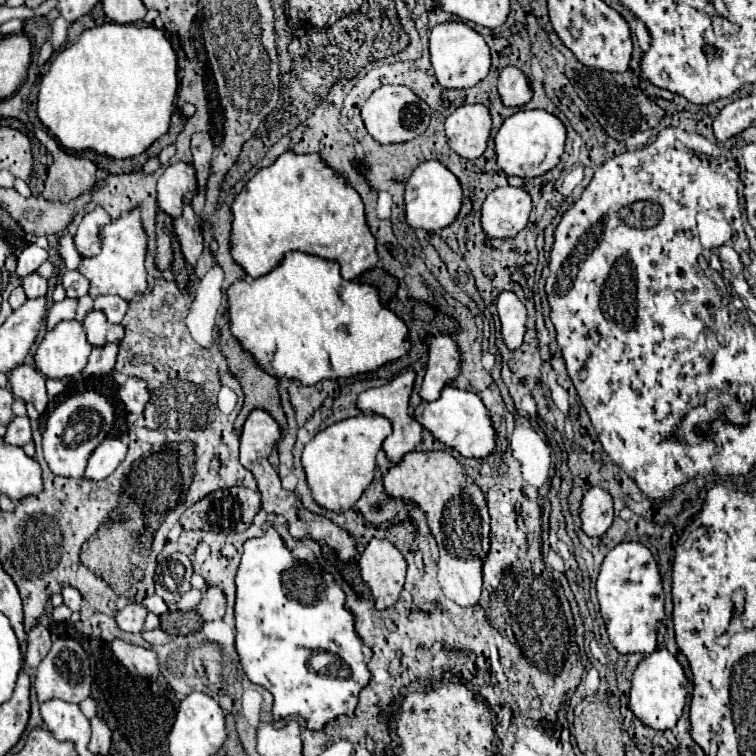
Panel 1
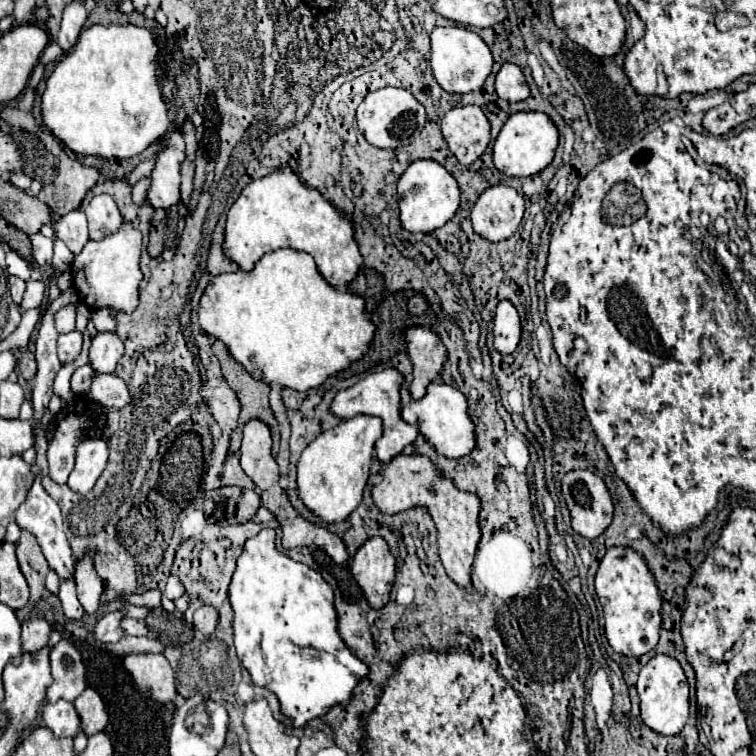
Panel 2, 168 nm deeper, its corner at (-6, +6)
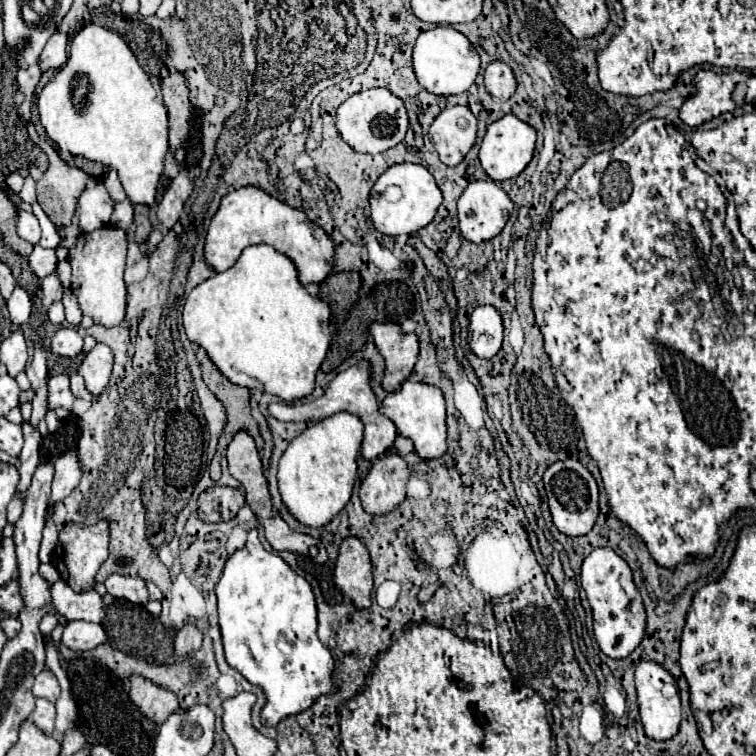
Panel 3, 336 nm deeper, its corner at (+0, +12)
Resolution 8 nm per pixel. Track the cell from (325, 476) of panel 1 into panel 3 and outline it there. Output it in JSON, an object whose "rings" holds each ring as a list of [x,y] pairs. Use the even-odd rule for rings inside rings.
{"rings":[[[337,412],[325,420],[315,422],[293,438],[279,460],[277,482],[279,494],[293,518],[303,526],[327,526],[349,502],[357,478],[357,454],[363,440],[363,424],[355,414]]]}

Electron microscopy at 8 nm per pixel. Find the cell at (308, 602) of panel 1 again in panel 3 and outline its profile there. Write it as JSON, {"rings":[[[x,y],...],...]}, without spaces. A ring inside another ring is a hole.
{"rings":[[[249,530],[245,548],[229,556],[223,576],[215,586],[215,594],[227,664],[239,670],[251,684],[263,688],[267,702],[261,710],[261,722],[265,726],[277,726],[283,718],[303,712],[319,696],[329,694],[329,680],[335,662],[329,650],[317,638],[317,608],[311,584],[295,574],[279,556],[267,552],[257,538],[257,530]]]}

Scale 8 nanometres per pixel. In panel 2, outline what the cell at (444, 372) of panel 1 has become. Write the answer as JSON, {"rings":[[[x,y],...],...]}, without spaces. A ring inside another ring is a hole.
{"rings":[[[409,328],[407,334],[407,352],[413,362],[413,400],[421,400],[427,394],[427,386],[441,376],[447,362],[447,348],[441,338],[429,328]]]}

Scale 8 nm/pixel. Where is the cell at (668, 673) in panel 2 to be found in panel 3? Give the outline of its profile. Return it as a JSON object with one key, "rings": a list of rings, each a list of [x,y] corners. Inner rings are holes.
{"rings":[[[641,662],[635,668],[635,686],[637,686],[637,702],[643,730],[653,740],[669,740],[677,734],[681,722],[681,700],[679,690],[673,676],[659,666],[657,662]]]}

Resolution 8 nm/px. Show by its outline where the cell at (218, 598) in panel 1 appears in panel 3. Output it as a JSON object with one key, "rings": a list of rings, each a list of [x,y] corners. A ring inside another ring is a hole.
{"rings":[[[183,626],[175,636],[175,656],[187,658],[191,652],[201,648],[203,634],[195,626]]]}

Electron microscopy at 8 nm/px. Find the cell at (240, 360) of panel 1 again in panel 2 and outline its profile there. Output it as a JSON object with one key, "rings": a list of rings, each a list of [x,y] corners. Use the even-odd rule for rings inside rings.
{"rings":[[[215,340],[213,342],[213,352],[215,352],[215,356],[219,358],[219,362],[221,362],[221,368],[223,368],[223,376],[225,376],[225,380],[229,382],[229,386],[237,392],[237,398],[241,400],[241,416],[239,416],[239,424],[237,424],[237,428],[231,432],[231,446],[229,446],[229,450],[231,452],[237,452],[239,450],[239,444],[241,444],[241,432],[243,432],[243,426],[251,420],[251,418],[259,418],[259,420],[263,420],[263,422],[267,422],[269,426],[271,426],[271,436],[273,436],[273,450],[271,450],[271,454],[273,456],[277,456],[277,450],[279,450],[279,424],[277,424],[277,418],[275,418],[275,414],[273,414],[273,410],[271,410],[271,406],[269,406],[269,384],[267,382],[263,382],[263,380],[257,380],[257,378],[253,378],[233,356],[231,356],[231,352],[229,352],[229,348],[221,342],[221,340]]]}

